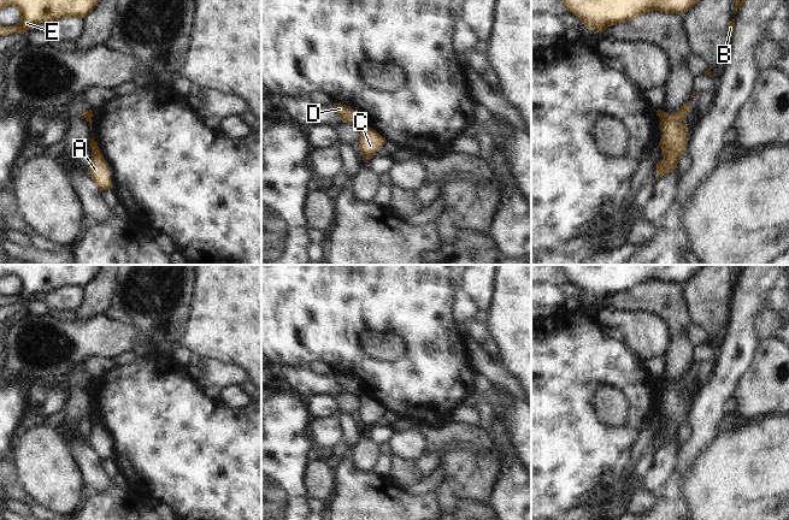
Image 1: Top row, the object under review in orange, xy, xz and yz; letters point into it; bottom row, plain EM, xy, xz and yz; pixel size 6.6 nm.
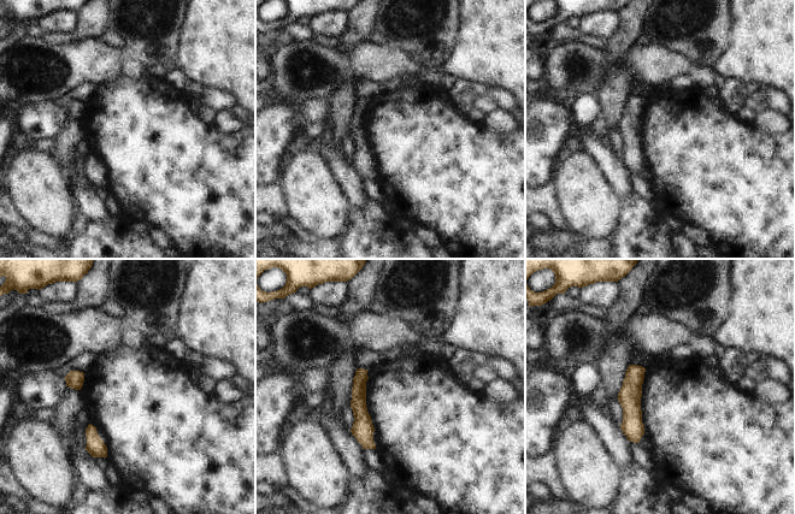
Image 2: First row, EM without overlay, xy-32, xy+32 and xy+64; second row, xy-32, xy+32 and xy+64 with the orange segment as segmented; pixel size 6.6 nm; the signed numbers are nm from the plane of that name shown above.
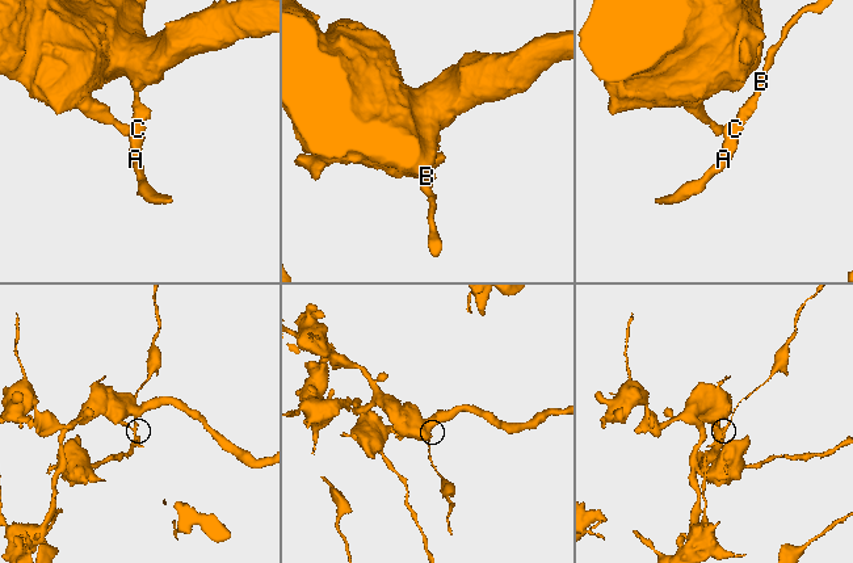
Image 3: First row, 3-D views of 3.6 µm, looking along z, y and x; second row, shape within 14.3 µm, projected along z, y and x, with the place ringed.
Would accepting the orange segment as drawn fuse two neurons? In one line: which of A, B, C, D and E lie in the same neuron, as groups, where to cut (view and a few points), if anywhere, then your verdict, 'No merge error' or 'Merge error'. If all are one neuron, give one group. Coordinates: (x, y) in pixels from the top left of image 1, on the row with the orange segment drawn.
Groups: A B C / D E. Split along xz (360, 123), (358, 125). Merge error

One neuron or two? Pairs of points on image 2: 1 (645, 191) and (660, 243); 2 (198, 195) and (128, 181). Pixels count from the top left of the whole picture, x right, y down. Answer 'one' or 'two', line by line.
1: two
2: one

